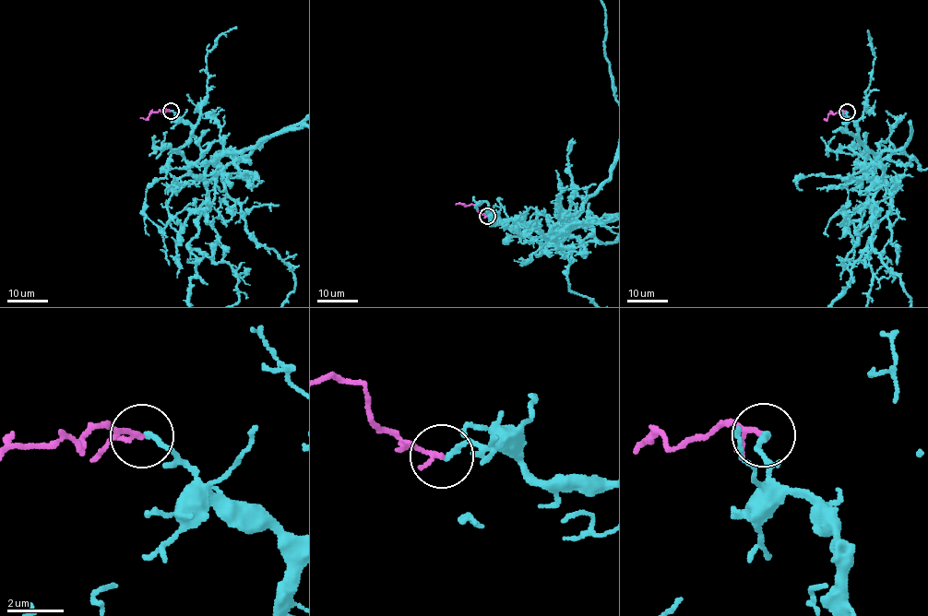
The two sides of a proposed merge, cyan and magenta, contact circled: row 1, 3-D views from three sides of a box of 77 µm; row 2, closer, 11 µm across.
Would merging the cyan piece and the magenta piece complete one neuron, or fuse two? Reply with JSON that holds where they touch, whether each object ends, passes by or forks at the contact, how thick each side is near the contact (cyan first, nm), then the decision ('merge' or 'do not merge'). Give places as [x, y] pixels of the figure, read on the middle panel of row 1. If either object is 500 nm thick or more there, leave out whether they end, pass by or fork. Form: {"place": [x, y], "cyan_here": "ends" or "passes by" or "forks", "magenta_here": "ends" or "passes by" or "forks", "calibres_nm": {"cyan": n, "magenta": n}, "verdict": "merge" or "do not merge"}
{"place": [487, 216], "cyan_here": "ends", "magenta_here": "ends", "calibres_nm": {"cyan": 200, "magenta": 200}, "verdict": "merge"}

